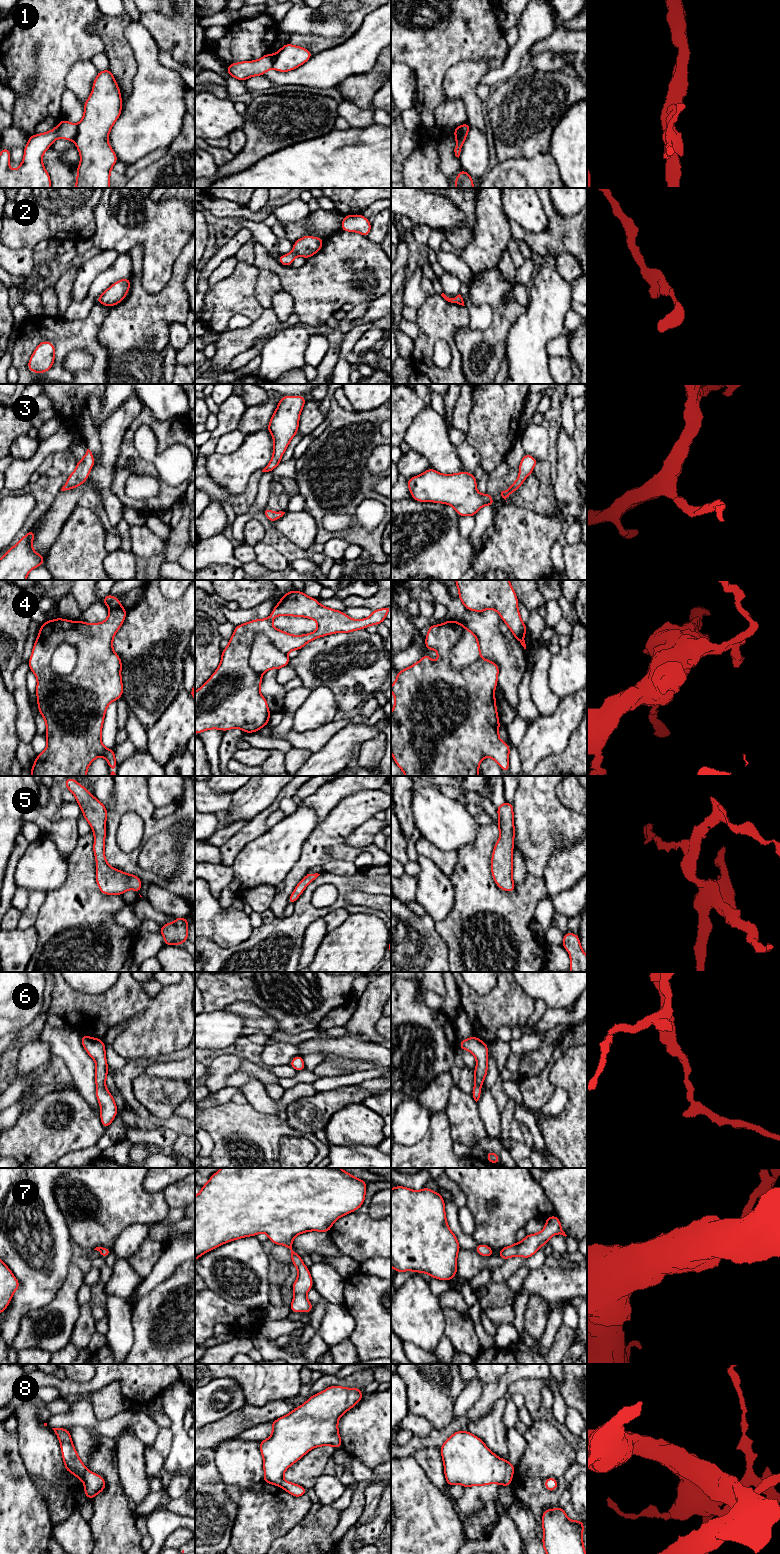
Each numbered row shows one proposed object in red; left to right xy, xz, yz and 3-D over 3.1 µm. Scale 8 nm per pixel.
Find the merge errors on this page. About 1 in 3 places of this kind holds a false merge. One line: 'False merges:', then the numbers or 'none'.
False merges: 1, 4, 8

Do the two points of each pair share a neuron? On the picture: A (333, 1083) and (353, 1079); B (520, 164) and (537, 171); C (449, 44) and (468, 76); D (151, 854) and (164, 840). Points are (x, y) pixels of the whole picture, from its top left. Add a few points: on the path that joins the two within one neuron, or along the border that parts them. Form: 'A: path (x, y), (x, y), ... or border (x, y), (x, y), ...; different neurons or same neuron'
A: path (338, 1081), (348, 1079); same neuron
B: path (524, 166), (533, 169); same neuron
C: border (483, 59), (468, 59), (453, 64), (443, 78); different neurons
D: path (154, 851), (162, 843); same neuron

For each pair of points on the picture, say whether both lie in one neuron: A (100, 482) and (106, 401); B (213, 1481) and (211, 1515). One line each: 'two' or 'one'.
A: two
B: one

